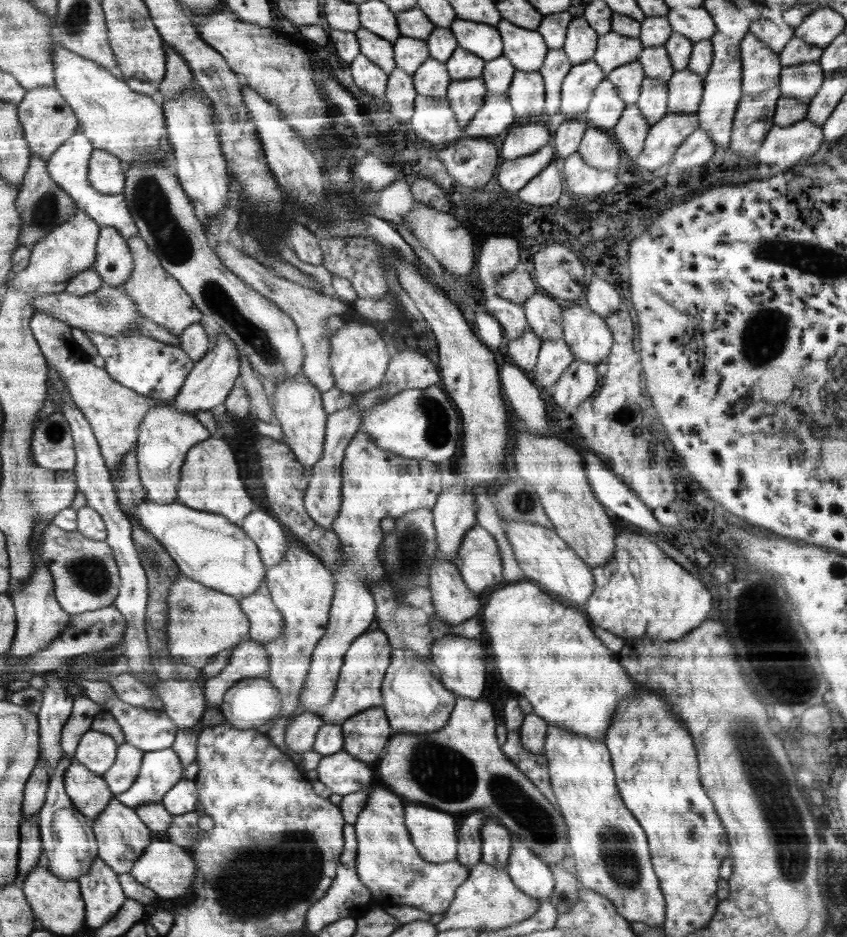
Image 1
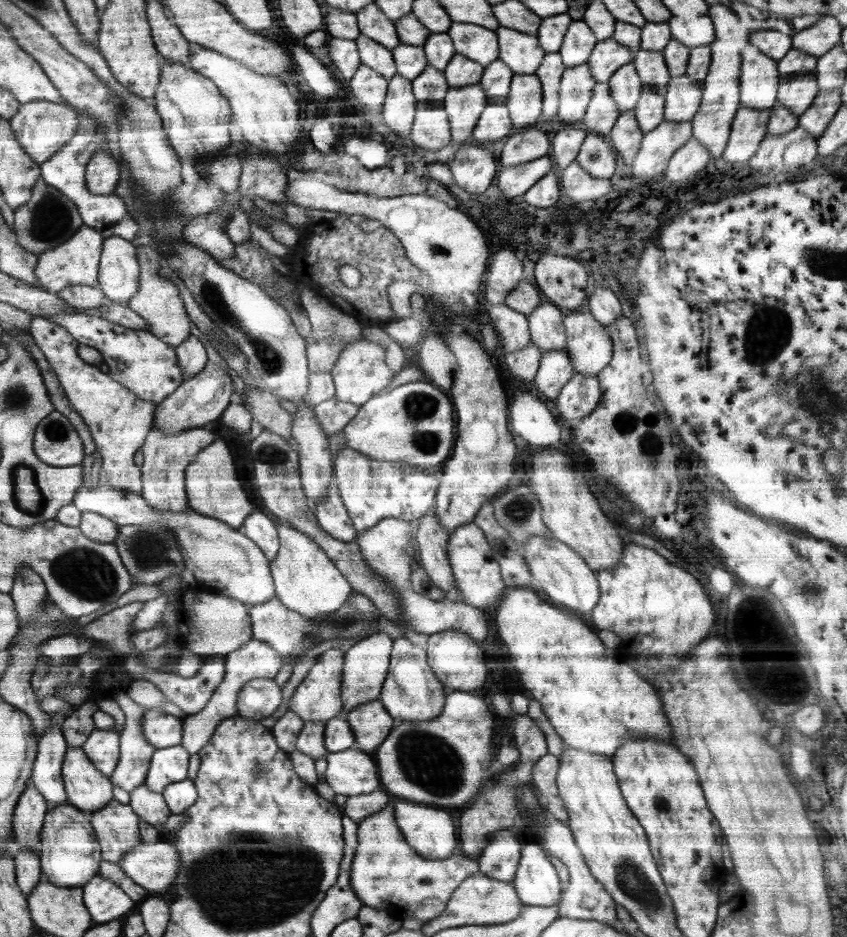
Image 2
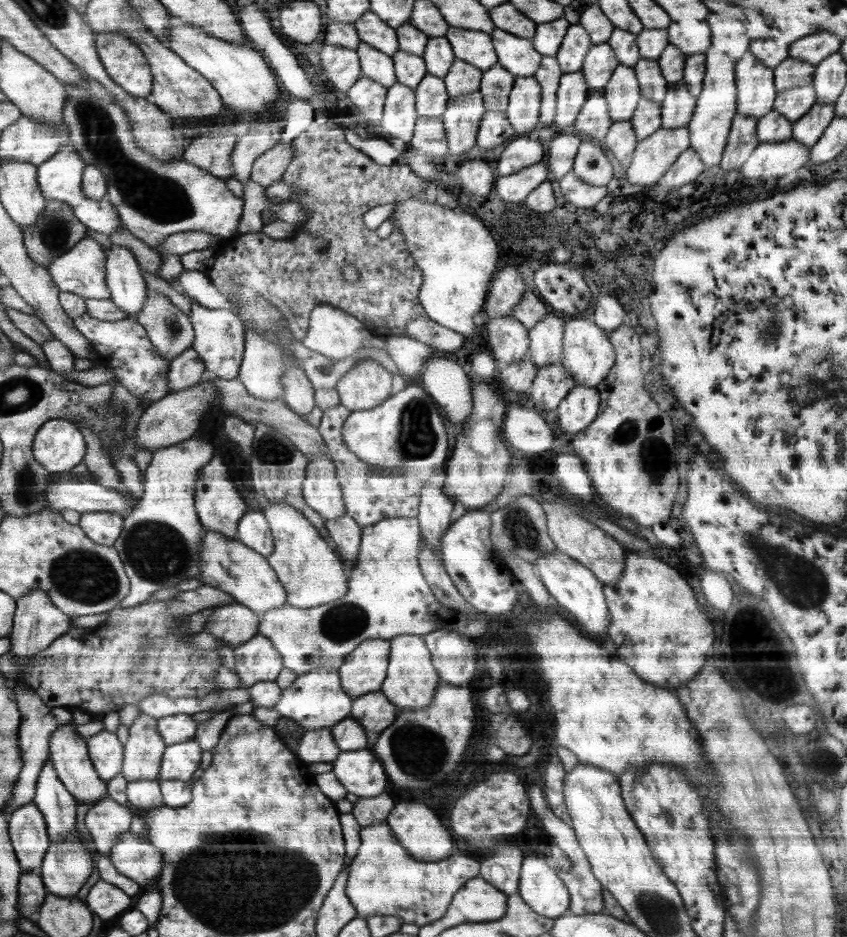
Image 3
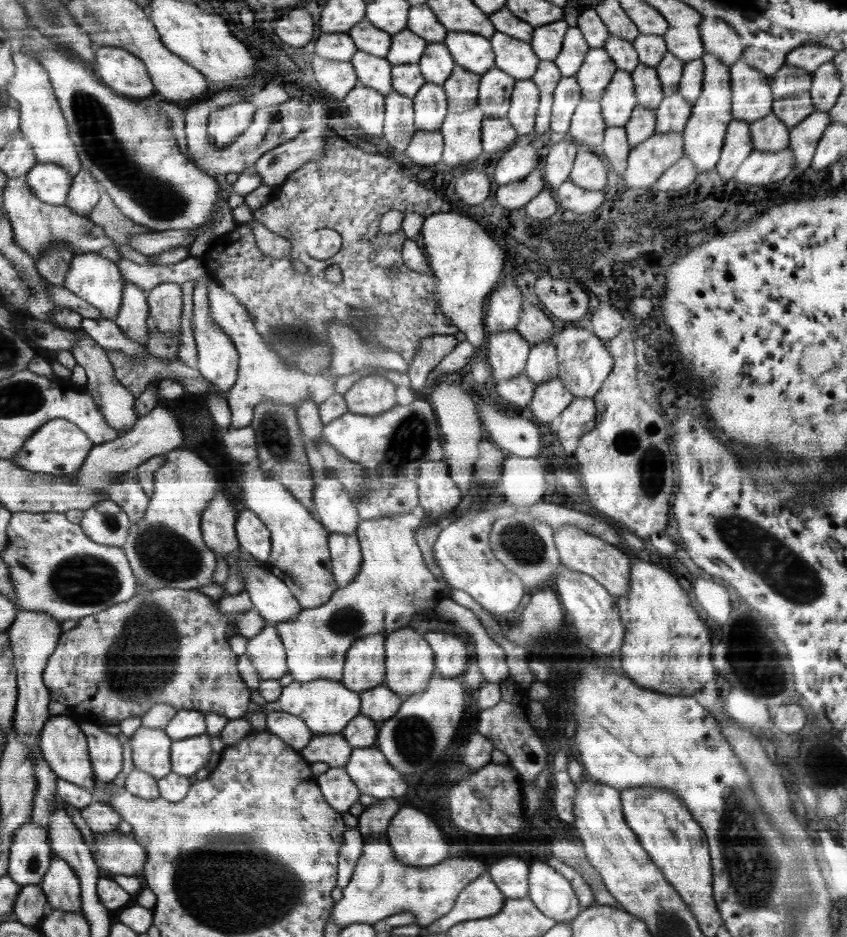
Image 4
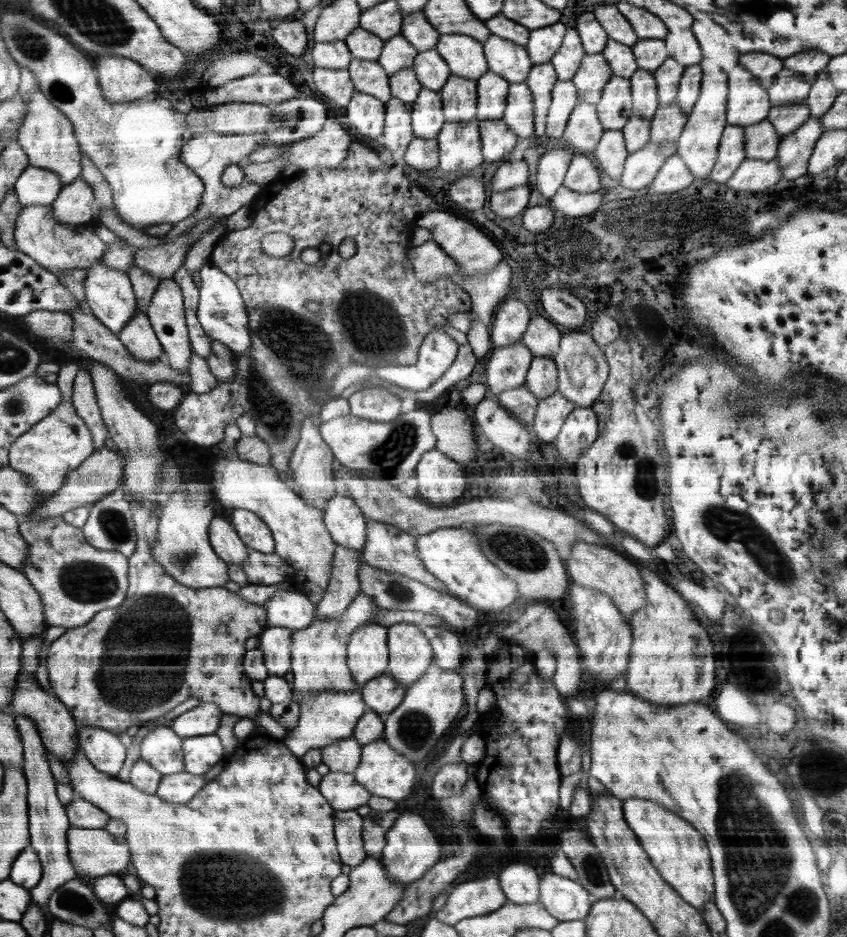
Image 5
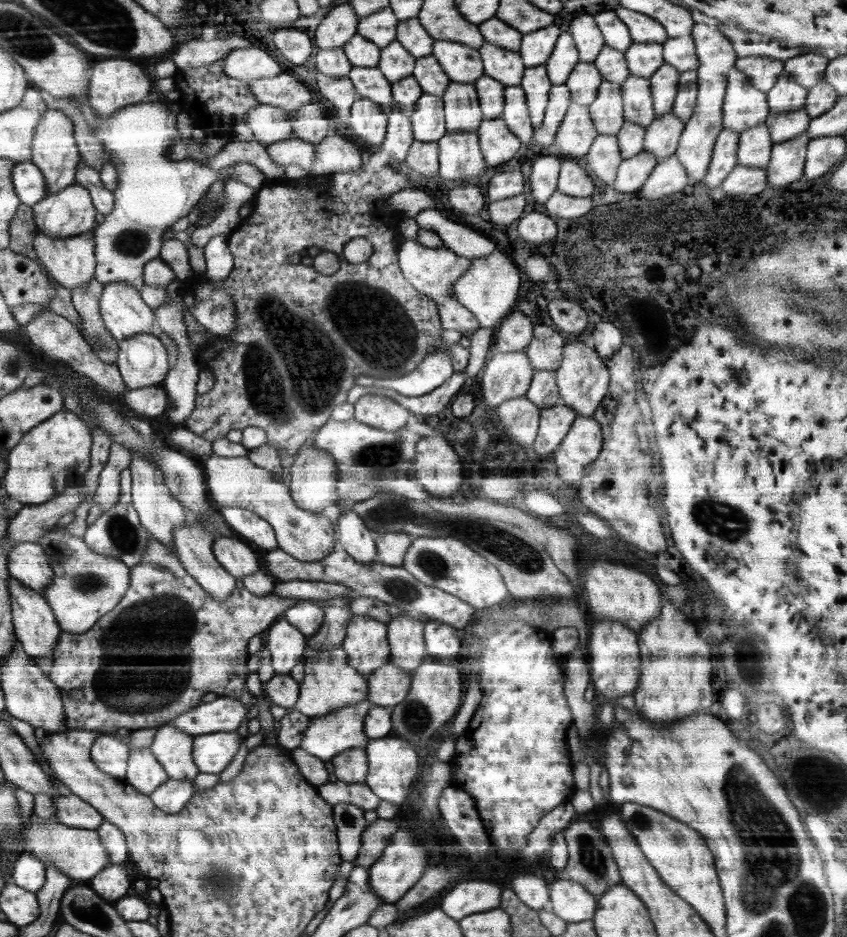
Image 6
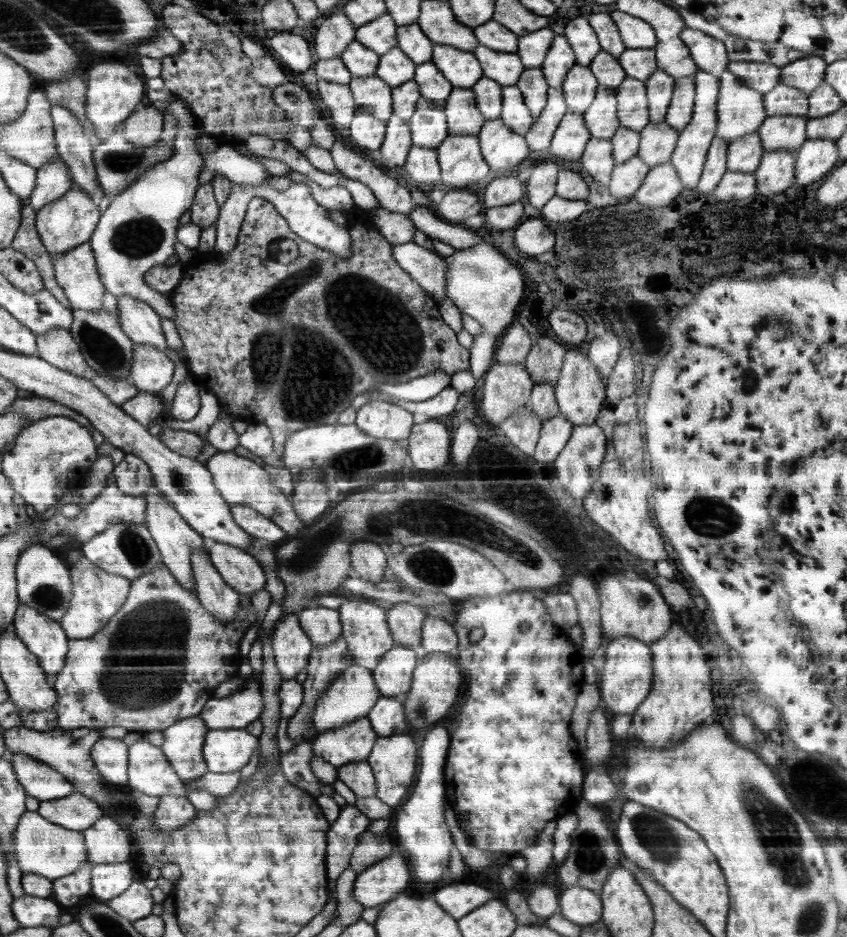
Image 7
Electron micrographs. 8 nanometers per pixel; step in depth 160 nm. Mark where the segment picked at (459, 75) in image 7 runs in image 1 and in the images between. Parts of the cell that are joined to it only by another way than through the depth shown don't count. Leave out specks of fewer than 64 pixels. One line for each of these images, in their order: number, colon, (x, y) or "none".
1: (483, 40)
2: (480, 44)
3: (475, 47)
4: (471, 51)
5: (464, 55)
6: (462, 63)

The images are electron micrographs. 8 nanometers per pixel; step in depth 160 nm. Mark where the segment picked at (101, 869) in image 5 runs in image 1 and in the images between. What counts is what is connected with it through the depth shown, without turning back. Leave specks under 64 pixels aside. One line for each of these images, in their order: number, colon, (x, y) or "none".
1: (169, 870)
2: (154, 866)
3: (135, 857)
4: (115, 853)

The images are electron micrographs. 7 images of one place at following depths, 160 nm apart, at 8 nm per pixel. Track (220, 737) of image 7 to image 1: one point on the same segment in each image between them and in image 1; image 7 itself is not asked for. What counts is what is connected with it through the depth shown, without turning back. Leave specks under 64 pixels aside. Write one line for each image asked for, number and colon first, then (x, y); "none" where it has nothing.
1: (162, 769)
2: (168, 765)
3: (181, 760)
4: (191, 755)
5: (202, 752)
6: (212, 752)

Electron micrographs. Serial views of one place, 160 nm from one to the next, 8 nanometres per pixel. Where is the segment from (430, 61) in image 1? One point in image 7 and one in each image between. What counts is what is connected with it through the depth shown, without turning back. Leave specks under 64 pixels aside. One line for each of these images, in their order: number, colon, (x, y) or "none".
2: (430, 87)
3: (431, 98)
4: (430, 102)
5: (427, 118)
6: (427, 120)
7: (428, 125)

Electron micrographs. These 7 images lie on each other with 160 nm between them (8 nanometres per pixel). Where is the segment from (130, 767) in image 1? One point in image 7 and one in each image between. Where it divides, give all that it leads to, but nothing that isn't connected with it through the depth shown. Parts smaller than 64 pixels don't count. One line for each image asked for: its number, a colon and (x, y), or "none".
2: (137, 752)
3: (144, 751)
4: (151, 748)
5: (163, 747)
6: (173, 747)
7: (184, 742)

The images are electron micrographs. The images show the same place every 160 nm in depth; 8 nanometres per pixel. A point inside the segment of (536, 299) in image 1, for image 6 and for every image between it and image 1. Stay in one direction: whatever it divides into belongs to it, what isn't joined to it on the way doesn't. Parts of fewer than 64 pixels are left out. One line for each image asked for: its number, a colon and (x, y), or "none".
2: (546, 327)
3: (545, 338)
4: (542, 364)
5: (542, 378)
6: (543, 392)

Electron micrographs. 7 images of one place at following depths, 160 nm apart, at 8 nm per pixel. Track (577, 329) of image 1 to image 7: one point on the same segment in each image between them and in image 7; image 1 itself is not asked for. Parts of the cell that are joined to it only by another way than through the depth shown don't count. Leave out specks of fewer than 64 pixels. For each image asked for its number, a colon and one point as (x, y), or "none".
2: (589, 348)
3: (587, 354)
4: (584, 362)
5: (582, 368)
6: (582, 378)
7: (580, 391)

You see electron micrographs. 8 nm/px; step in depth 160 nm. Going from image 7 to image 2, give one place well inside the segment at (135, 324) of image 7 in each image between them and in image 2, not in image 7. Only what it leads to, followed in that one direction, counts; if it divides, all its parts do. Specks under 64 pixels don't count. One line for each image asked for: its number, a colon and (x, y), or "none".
2: (76, 262)
3: (82, 271)
4: (98, 280)
5: (109, 293)
6: (124, 312)

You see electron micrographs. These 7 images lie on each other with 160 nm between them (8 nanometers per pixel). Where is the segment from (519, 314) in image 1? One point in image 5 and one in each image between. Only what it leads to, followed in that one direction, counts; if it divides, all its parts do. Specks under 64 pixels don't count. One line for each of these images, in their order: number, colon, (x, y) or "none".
2: (511, 327)
3: (508, 339)
4: (508, 352)
5: (508, 366)

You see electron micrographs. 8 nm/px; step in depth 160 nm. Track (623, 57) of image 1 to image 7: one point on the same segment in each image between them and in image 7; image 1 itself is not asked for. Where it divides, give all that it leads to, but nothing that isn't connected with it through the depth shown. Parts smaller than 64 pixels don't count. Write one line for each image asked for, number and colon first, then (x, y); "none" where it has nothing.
2: (608, 55)
3: (599, 63)
4: (597, 70)
5: (593, 73)
6: (583, 83)
7: (579, 87)

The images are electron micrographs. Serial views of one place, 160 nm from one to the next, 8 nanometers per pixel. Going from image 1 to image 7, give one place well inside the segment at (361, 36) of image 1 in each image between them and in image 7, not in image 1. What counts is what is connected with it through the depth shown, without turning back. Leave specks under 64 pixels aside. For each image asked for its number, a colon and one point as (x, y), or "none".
2: (373, 54)
3: (378, 66)
4: (375, 72)
5: (367, 76)
6: (368, 81)
7: (372, 94)

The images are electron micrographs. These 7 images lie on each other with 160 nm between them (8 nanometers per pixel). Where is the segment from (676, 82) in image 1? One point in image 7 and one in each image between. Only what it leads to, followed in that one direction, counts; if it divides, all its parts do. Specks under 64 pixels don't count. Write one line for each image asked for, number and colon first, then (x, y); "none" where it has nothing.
2: (683, 98)
3: (677, 108)
4: (672, 114)
5: (669, 121)
6: (662, 135)
7: (657, 141)

